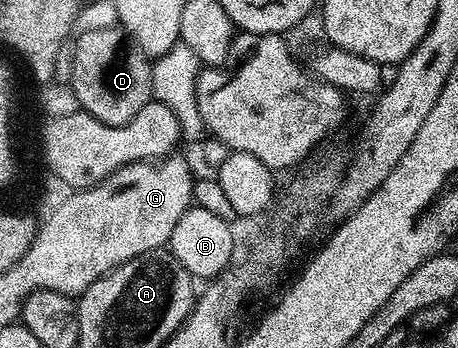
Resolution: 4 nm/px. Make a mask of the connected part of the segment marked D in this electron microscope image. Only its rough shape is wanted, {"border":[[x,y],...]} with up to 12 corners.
{"border":[[121,26],[76,38],[81,110],[122,127],[152,101],[152,63]]}

